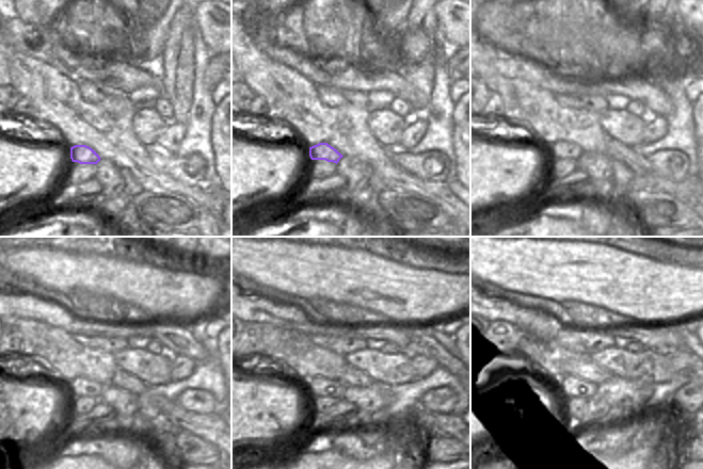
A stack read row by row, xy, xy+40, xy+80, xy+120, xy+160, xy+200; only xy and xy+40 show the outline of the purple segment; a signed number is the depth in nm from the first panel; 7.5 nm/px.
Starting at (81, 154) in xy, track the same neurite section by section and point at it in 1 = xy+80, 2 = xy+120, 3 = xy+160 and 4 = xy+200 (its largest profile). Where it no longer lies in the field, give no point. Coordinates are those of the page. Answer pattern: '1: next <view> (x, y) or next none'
1: next xy+80 (562, 150)
2: next xy+120 (79, 387)
3: next xy+160 (317, 386)
4: next xy+200 (566, 385)

